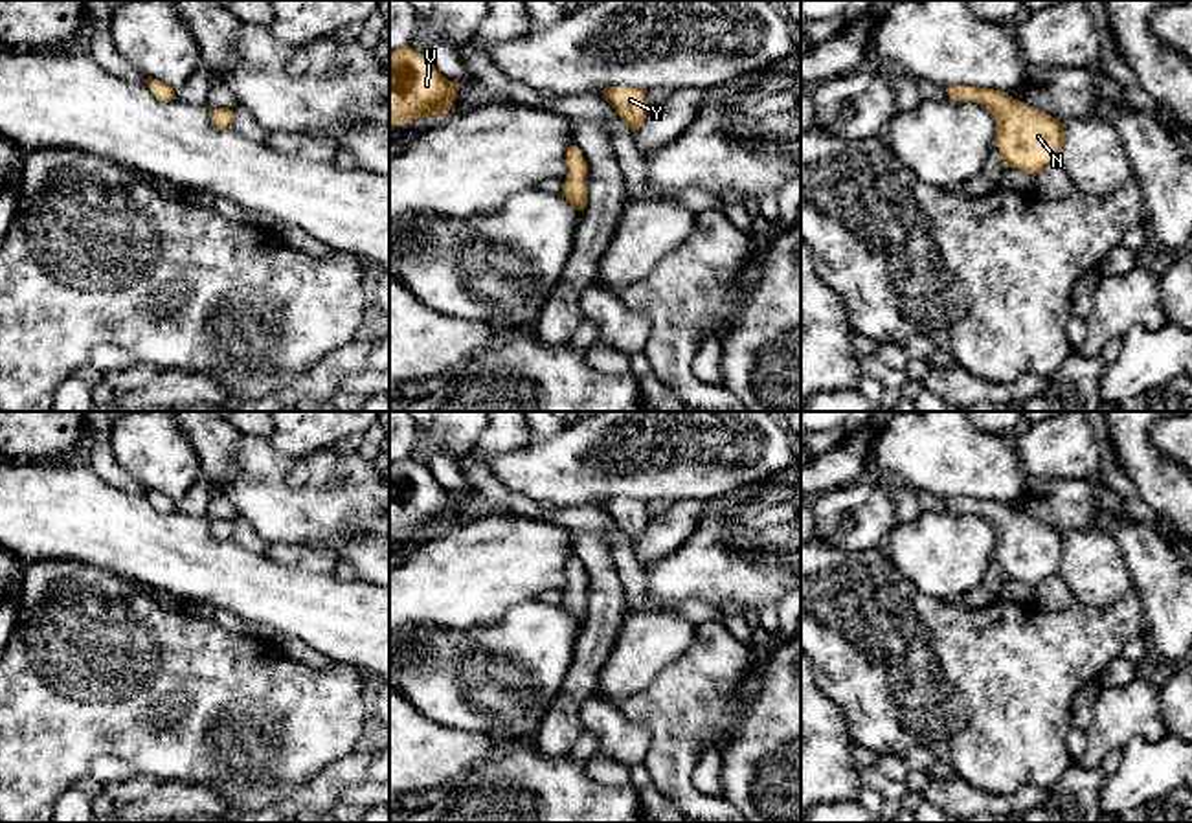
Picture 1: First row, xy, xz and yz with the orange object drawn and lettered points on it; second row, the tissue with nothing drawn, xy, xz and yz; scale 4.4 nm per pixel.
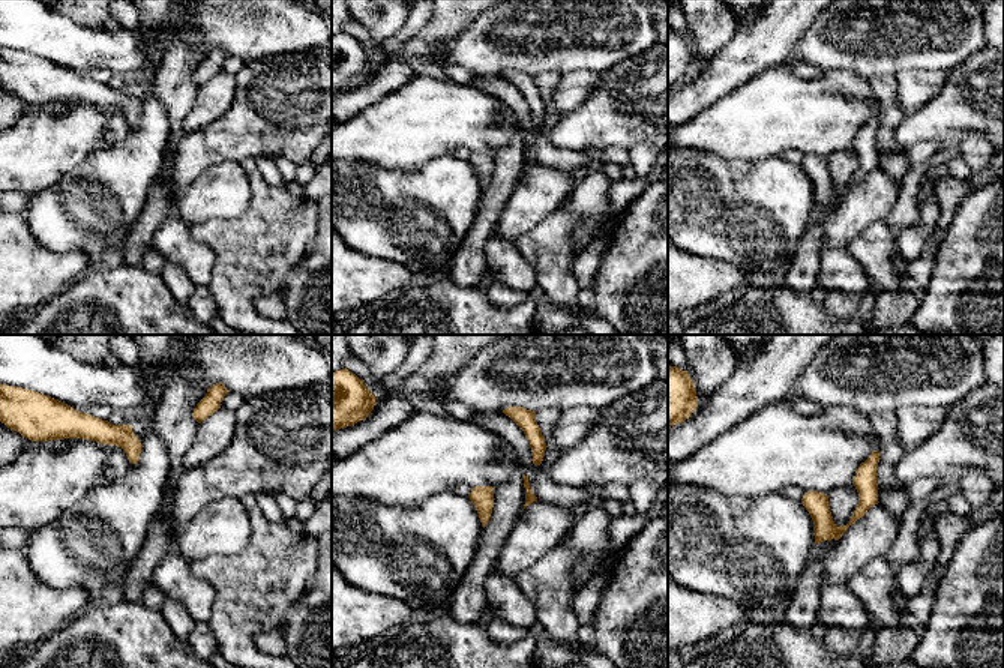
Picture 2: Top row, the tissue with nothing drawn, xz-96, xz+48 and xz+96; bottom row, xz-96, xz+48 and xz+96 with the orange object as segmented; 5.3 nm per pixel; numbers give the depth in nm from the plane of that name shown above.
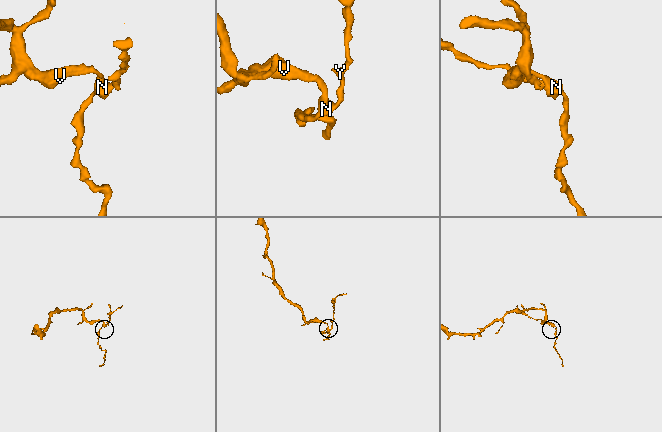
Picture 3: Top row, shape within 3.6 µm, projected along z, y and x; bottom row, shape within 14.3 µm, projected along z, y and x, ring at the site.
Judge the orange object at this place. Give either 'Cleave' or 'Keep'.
Keep

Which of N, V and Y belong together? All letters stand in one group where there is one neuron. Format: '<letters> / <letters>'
N V Y

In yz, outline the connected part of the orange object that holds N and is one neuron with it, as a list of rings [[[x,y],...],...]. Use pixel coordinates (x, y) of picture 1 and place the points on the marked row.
[[[946,86],[950,99],[981,103],[995,119],[995,145],[1005,167],[1036,176],[1058,162],[1063,145],[1063,123],[1012,96],[979,86]]]

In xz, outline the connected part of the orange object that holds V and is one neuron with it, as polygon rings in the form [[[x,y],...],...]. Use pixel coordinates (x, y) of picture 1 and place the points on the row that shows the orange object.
[[[408,44],[389,51],[389,125],[444,116],[455,101],[457,85]]]

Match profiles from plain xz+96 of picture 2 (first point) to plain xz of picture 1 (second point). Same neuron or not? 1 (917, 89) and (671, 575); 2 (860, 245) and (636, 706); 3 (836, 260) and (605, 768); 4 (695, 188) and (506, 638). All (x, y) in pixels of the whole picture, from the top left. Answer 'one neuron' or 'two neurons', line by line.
1: two neurons
2: one neuron
3: two neurons
4: one neuron

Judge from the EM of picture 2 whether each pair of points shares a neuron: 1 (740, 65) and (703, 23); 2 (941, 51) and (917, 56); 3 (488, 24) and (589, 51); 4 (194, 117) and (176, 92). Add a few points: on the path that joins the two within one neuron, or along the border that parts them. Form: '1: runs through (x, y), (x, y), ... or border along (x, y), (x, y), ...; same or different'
1: border along (739, 30), (698, 68); different
2: runs through (935, 51), (923, 51); same
3: runs through (514, 30), (559, 30), (563, 35); same
4: border along (200, 87), (195, 102), (183, 120), (183, 132); different

